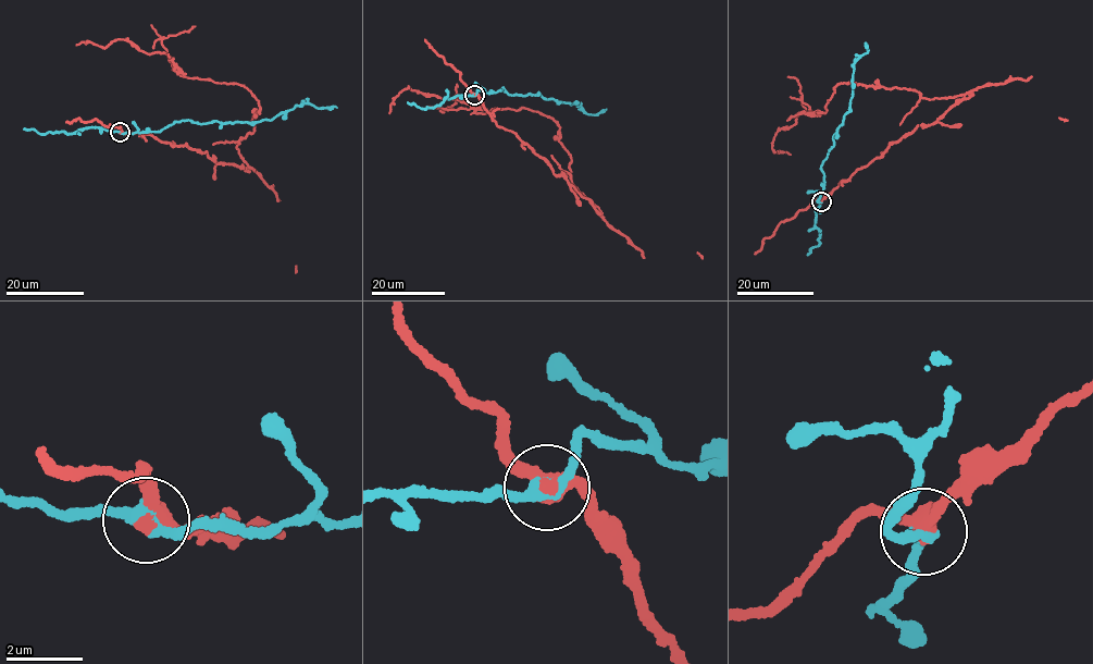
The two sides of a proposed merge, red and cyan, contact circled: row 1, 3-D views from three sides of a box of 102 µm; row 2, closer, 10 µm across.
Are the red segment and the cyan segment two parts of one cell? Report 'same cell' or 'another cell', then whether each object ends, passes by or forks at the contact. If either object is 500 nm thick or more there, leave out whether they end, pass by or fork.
another cell | red passes by | cyan passes by

